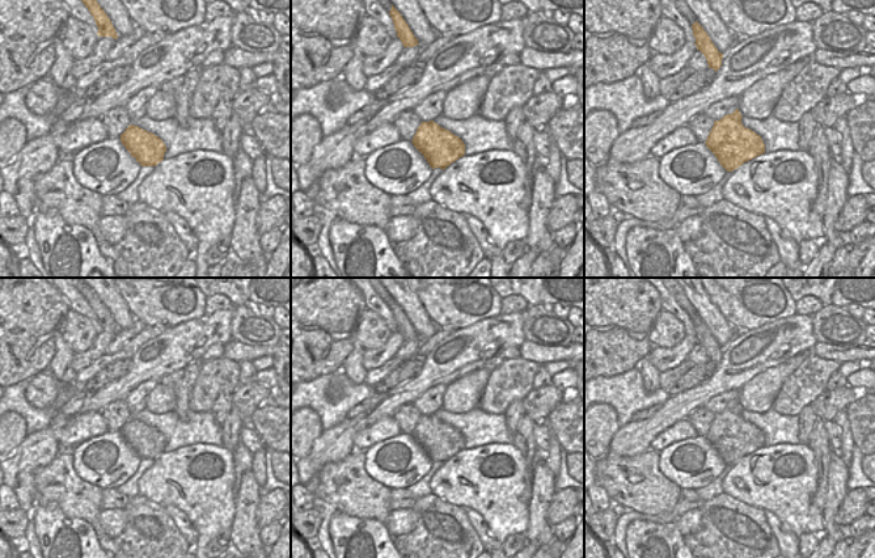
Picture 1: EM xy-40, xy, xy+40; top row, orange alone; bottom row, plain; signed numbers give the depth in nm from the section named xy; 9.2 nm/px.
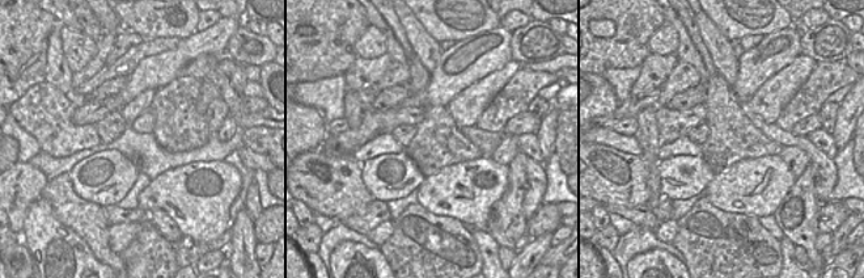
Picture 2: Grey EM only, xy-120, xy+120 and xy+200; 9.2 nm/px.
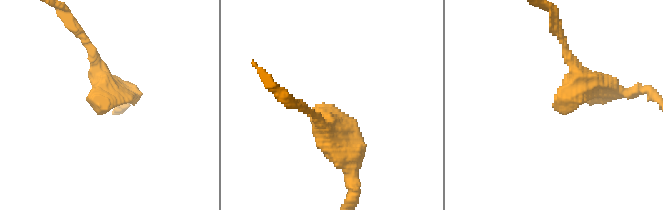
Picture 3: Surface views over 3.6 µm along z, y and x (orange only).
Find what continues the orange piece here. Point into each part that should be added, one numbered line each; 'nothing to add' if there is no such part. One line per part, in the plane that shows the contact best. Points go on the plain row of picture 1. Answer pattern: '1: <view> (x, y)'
nothing to add

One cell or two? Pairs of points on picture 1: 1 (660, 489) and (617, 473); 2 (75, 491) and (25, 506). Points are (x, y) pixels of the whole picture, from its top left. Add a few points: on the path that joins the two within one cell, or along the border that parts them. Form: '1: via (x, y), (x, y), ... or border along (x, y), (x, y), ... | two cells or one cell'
1: via (650, 489), (628, 482) | one cell
2: border along (34, 473), (36, 503) | two cells

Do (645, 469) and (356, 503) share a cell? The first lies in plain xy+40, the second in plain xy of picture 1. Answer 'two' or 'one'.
one

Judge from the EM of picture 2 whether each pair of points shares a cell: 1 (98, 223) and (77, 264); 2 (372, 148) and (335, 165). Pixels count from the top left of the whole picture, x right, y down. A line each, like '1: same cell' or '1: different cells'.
1: different cells
2: different cells

